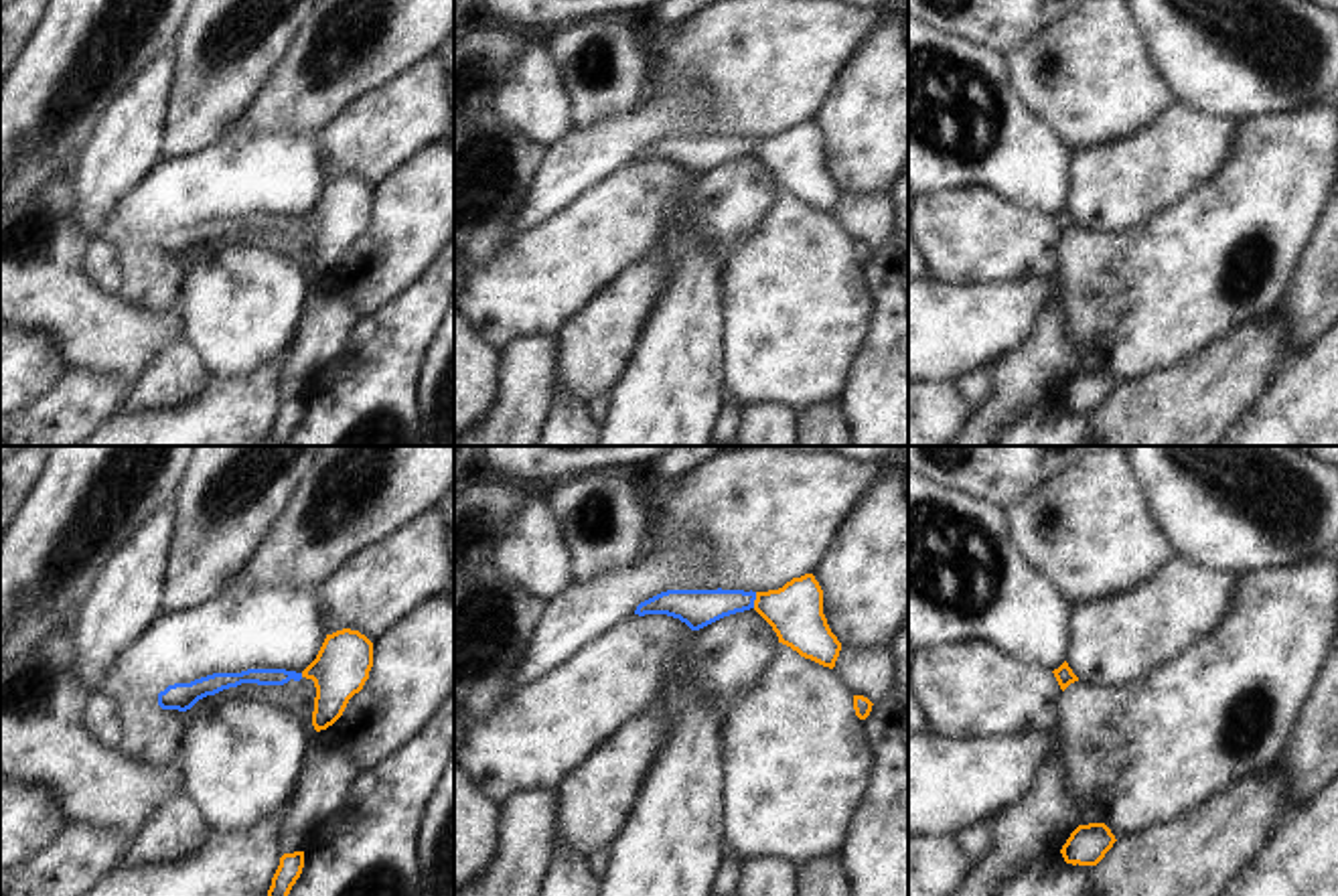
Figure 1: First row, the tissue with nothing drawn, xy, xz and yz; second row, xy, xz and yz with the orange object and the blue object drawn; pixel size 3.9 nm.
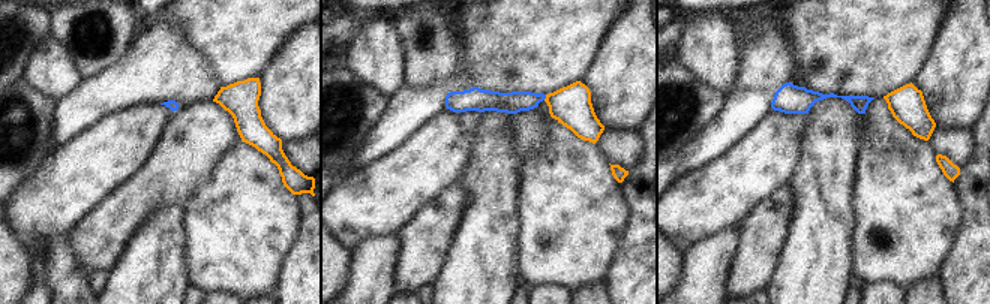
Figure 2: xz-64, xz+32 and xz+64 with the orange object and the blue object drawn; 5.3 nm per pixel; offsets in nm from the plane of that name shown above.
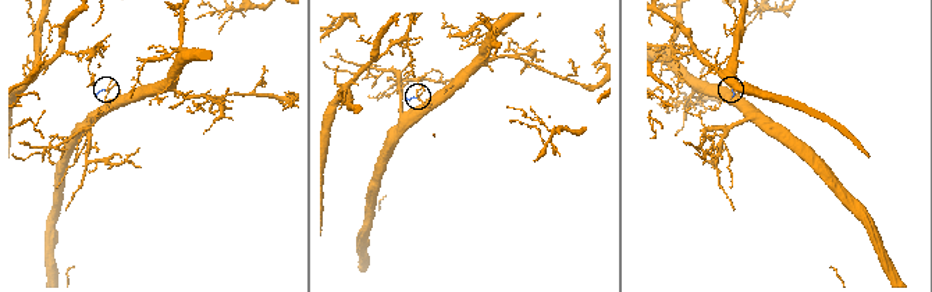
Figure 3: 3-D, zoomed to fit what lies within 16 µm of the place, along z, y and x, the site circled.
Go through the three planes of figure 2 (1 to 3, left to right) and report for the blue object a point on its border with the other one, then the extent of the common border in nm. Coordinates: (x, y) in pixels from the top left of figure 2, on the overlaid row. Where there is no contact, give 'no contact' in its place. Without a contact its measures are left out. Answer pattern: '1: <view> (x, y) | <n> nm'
1: no contact
2: xz+32 (546, 98) | 40 nm
3: no contact

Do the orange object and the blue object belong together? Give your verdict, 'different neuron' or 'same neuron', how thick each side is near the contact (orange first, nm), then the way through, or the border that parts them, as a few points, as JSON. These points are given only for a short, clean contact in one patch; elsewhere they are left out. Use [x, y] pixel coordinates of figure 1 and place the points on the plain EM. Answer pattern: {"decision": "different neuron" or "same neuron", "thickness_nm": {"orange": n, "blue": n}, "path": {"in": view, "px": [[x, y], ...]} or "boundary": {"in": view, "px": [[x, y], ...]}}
{"decision": "same neuron", "thickness_nm": {"orange": 220, "blue": 150}, "path": {"in": "xz", "px": [[795, 157], [755, 146], [728, 146], [698, 155]]}}

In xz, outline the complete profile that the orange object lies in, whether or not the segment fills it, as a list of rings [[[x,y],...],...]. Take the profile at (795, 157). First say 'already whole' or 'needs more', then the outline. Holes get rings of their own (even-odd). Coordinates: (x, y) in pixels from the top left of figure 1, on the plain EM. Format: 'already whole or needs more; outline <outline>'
needs more; outline [[[813,120],[793,124],[778,136],[667,136],[641,148],[635,160],[667,160],[699,176],[724,162],[754,154],[778,189],[801,203],[833,215],[841,189],[823,160],[823,136]]]

